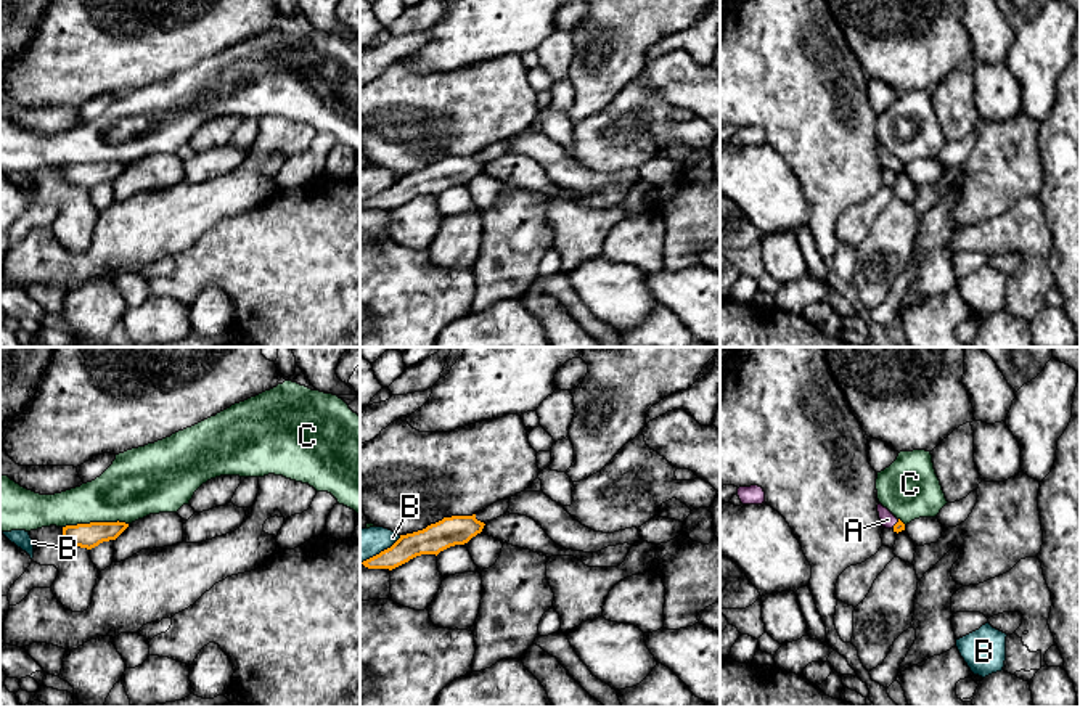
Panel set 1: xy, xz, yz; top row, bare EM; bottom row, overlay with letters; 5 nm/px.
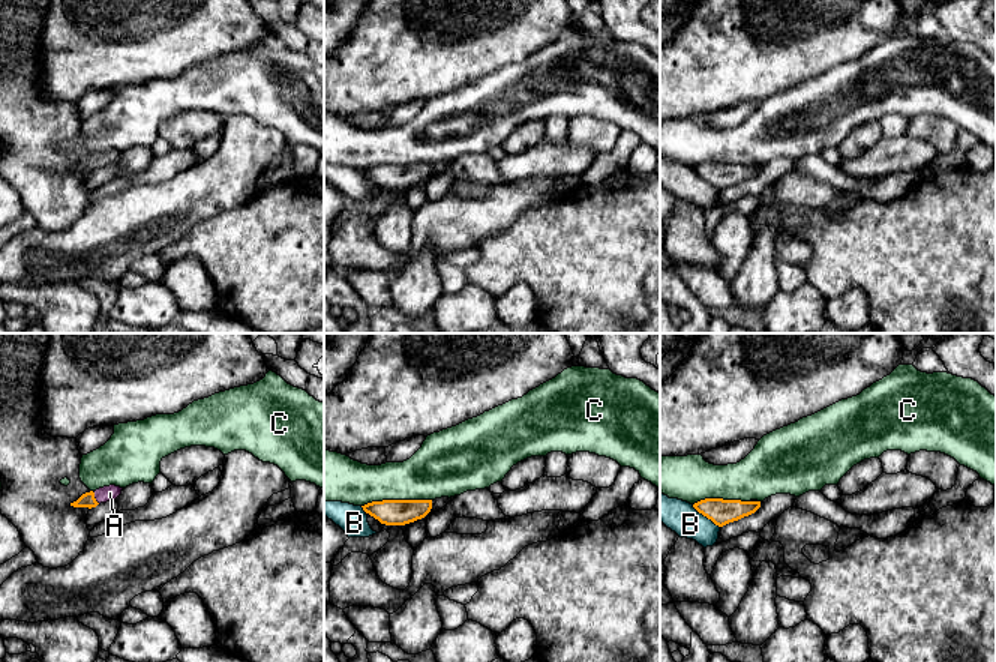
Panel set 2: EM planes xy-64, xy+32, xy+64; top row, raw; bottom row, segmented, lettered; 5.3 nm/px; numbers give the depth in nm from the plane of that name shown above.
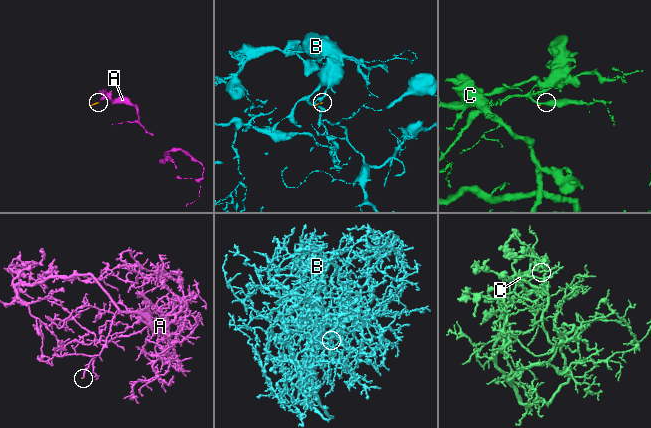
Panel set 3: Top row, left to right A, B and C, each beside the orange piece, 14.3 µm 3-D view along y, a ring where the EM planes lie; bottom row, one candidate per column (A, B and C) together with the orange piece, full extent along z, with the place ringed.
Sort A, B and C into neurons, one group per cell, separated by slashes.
A / B / C

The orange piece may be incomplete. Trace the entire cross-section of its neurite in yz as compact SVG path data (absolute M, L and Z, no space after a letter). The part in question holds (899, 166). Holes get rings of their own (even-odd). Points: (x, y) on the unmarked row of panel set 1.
M881 143L878 145L878 153L879 153L879 159L882 167L886 169L892 169L894 172L902 172L905 170L905 164L897 159L887 148L884 148Z

